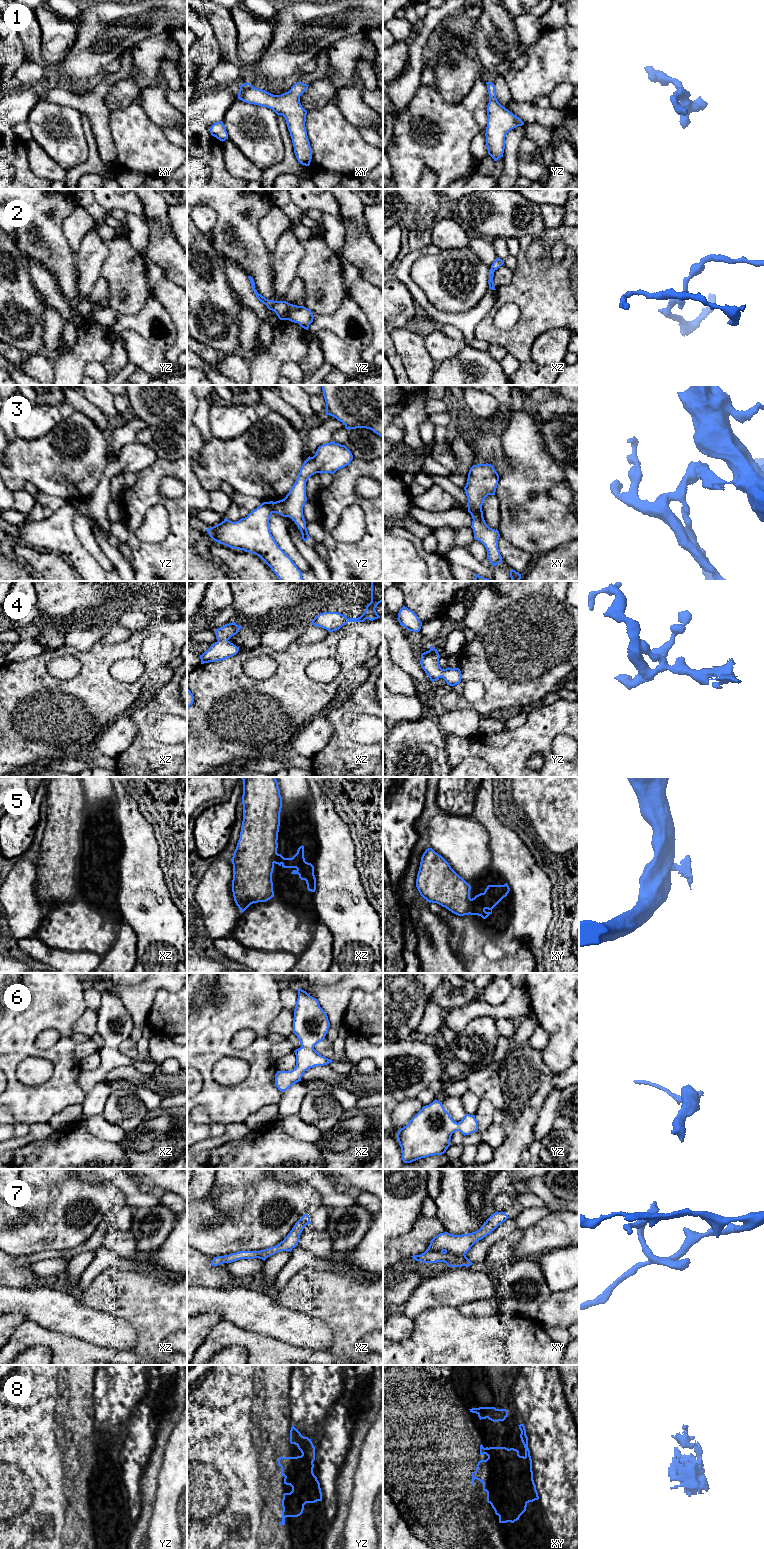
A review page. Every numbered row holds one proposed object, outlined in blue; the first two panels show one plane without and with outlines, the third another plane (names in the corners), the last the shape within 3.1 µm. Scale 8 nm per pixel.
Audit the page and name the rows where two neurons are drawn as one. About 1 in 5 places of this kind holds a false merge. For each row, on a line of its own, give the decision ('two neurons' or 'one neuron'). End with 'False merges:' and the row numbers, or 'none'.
1: one neuron
2: one neuron
3: one neuron
4: one neuron
5: two neurons
6: one neuron
7: one neuron
8: one neuron
False merges: 5

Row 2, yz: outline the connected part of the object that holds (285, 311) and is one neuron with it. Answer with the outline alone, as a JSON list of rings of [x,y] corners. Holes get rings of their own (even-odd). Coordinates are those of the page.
[[[248,276],[248,278],[258,300],[265,304],[269,310],[274,311],[280,320],[289,320],[294,323],[299,323],[302,328],[308,330],[309,325],[314,319],[310,309],[304,306],[293,305],[286,301],[268,300],[255,289],[254,279],[251,276]]]

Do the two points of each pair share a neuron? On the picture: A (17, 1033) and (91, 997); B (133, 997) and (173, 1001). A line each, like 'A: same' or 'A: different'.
A: different
B: different

